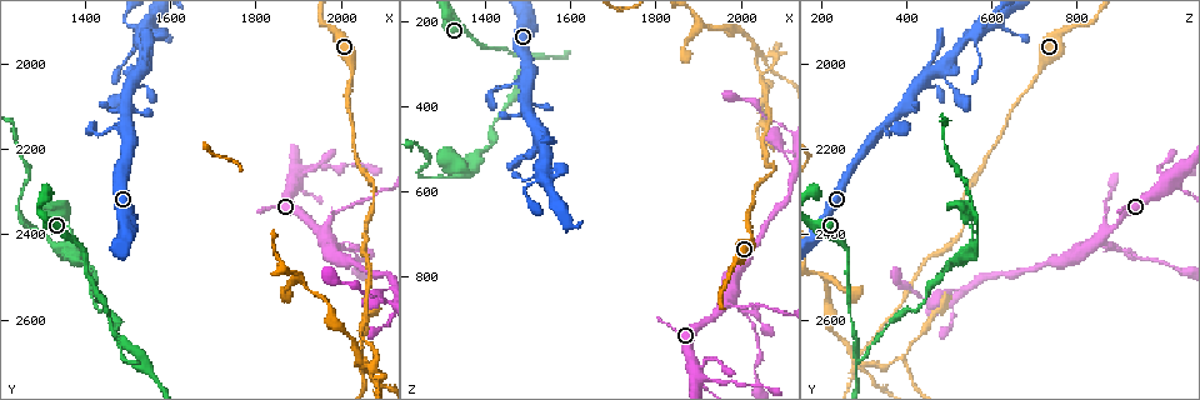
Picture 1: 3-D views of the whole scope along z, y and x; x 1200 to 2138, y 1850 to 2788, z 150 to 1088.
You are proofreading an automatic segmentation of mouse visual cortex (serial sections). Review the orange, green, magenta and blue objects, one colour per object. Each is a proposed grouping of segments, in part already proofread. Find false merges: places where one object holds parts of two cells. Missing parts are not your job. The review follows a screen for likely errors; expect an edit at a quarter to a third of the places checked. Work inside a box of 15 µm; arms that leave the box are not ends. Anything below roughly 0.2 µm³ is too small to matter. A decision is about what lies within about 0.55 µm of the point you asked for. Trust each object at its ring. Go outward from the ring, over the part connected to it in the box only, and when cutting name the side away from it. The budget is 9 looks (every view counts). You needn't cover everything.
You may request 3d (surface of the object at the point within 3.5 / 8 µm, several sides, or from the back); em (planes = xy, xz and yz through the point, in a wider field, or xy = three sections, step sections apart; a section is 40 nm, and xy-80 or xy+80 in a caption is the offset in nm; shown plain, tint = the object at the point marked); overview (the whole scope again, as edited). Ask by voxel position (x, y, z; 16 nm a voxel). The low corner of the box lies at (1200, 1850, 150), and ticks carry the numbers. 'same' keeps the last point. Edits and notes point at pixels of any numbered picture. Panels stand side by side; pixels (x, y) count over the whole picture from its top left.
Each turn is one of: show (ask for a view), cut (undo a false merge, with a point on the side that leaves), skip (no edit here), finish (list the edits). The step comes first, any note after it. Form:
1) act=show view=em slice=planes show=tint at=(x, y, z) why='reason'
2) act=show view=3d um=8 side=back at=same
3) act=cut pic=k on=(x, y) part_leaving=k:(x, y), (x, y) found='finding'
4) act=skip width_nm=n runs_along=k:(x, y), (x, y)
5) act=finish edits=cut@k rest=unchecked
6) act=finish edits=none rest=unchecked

act=show view=3d um=3.5 at=(1965, 2405, 860) why='four or more arms meet'

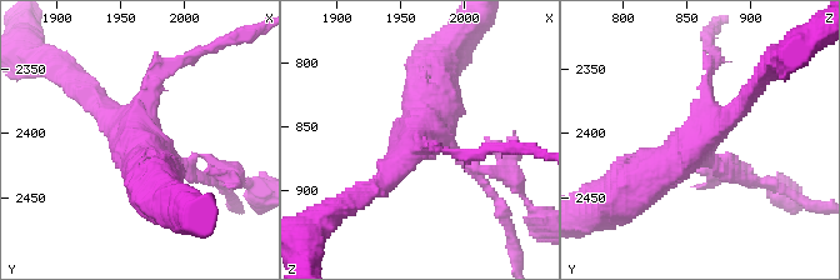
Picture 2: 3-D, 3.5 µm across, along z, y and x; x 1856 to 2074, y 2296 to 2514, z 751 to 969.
act=show view=em slice=xy step=1 show=tint at=(1964, 2400, 860) arms=4 arm_widths_nm=150,150,250,400 why='shape alone is not enough'

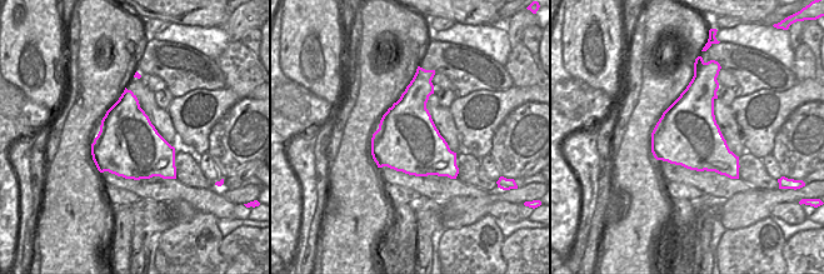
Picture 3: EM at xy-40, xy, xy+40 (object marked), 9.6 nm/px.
act=skip runs_along=2:(743, 103), (660, 184), (628, 199) found='one cell here'

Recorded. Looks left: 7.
act=show view=3d um=3.5 at=(2060, 2710, 275) why='sharp bend'

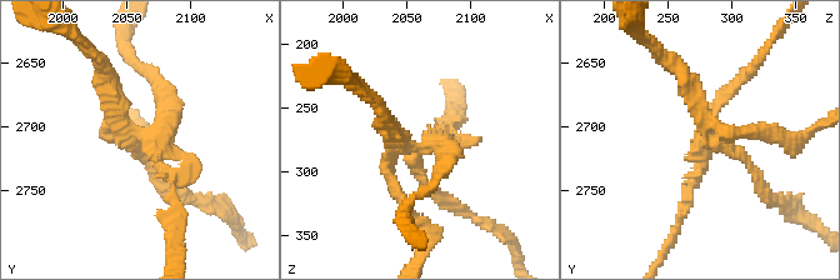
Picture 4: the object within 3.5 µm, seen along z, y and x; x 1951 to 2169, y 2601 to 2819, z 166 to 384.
act=show view=em slice=xy step=5 show=tint at=(2060, 2706, 280)

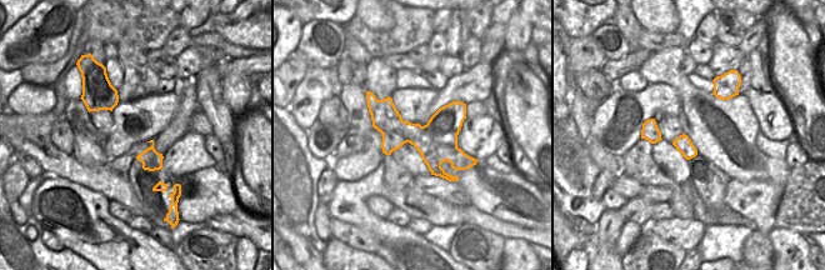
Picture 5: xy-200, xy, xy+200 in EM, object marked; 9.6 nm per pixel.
act=cut pic=4 on=(698, 99) width_nm=400 border=5:(410, 123), (401, 131), (406, 141) found='two cells meet here'

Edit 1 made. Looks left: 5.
act=show view=overview why='see it whole again'

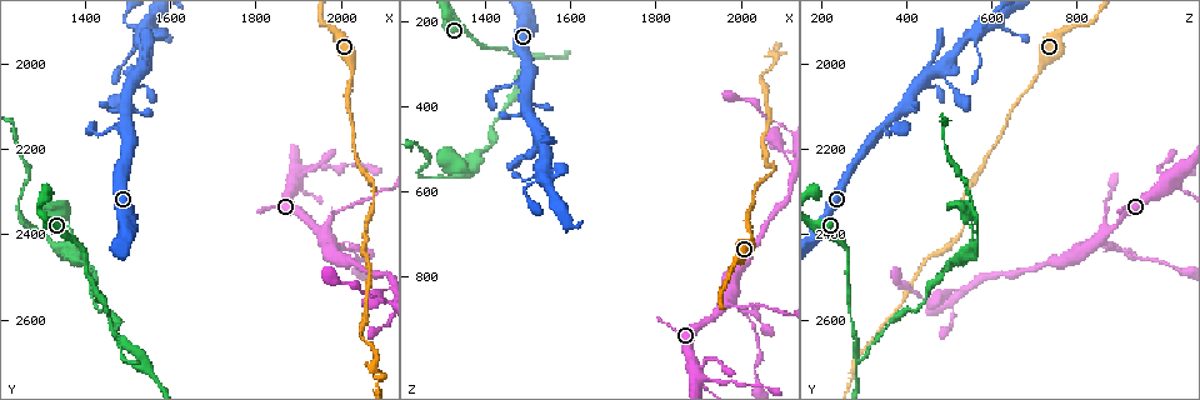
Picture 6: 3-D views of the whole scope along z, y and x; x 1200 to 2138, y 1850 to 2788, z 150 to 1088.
act=show view=3d um=8 at=(1525, 2680, 285) why='arms part here'

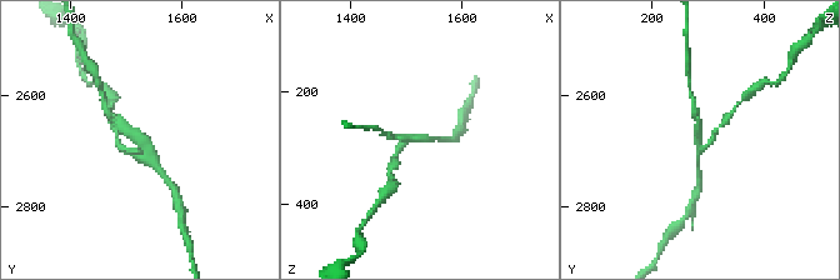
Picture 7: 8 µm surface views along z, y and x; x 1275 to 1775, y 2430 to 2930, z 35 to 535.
act=show view=em slice=xy step=5 show=tint at=(1530, 2685, 285) arms=3 arm_widths_nm=150,200,200 why='now the EM'

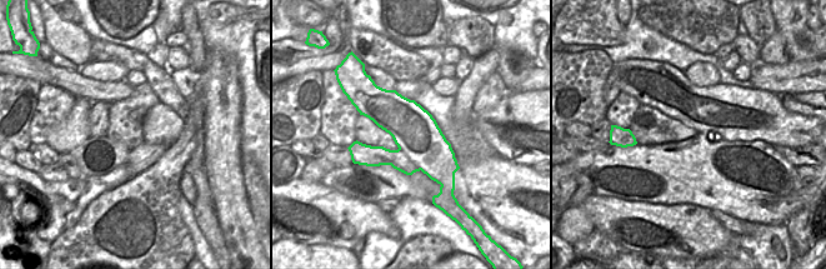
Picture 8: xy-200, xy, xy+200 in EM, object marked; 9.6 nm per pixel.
act=cut pic=7 on=(399, 148) border=8:(399, 148), (420, 169) found='a second cell is stuck on'

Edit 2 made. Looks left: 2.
act=finish edits=cut@4,cut@7 rest=unchecked

